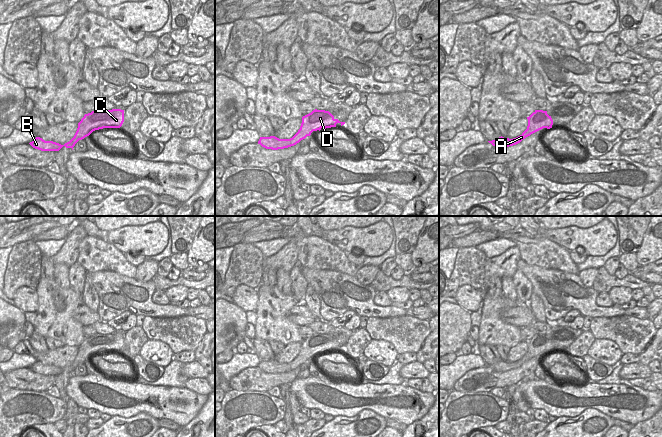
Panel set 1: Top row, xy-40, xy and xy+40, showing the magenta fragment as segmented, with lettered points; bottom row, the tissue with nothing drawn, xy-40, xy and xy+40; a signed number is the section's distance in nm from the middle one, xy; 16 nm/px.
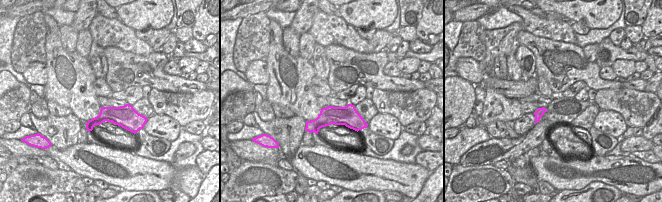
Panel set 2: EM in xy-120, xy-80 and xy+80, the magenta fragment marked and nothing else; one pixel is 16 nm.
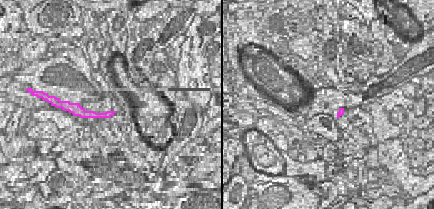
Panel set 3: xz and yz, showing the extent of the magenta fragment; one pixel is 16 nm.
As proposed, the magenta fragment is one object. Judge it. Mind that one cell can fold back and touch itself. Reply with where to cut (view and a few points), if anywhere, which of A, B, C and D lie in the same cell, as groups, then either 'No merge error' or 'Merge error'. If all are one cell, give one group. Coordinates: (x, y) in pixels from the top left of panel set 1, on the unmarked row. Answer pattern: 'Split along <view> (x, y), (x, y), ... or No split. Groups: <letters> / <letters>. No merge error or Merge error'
No split. Groups: A B C D. No merge error

